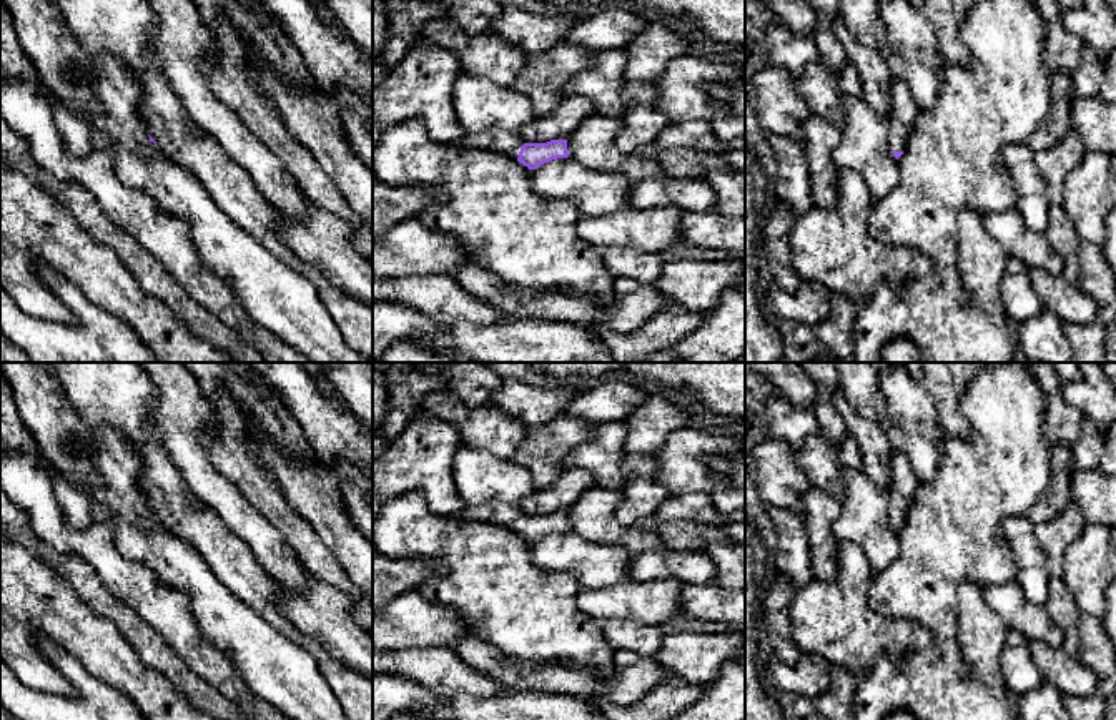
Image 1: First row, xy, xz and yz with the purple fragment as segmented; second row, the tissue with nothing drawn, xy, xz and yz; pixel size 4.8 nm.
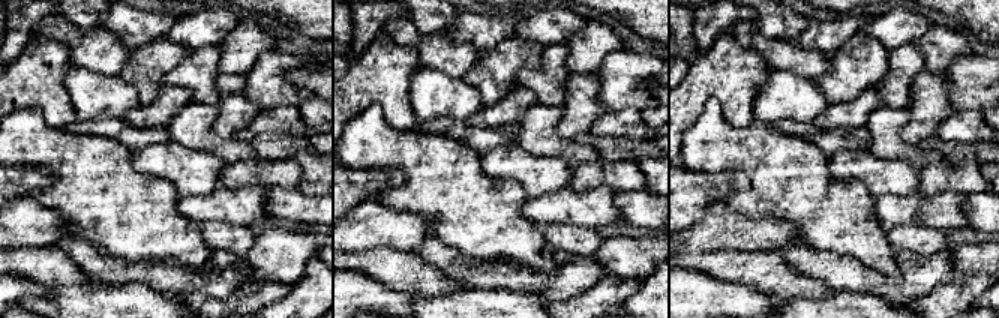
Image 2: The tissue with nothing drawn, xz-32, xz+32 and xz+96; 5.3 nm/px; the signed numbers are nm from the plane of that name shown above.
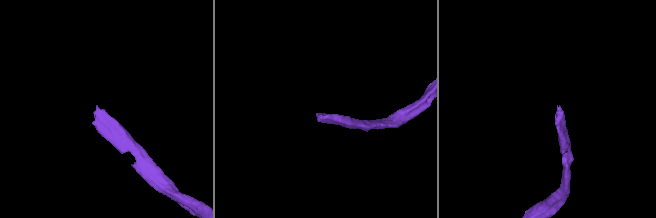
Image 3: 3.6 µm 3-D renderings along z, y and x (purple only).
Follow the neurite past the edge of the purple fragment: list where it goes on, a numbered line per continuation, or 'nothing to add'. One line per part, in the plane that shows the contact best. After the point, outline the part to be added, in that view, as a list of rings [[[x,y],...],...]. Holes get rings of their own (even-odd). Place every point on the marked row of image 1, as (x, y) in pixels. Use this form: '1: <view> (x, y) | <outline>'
1: xz (496, 140) | [[[492,128],[481,133],[464,135],[454,145],[469,150],[491,150],[496,153],[504,153],[512,160],[517,160],[524,143],[526,141],[517,133]]]

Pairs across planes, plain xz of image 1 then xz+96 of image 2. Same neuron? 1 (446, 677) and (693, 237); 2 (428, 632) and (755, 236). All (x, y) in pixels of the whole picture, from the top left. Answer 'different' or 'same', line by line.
1: different
2: same

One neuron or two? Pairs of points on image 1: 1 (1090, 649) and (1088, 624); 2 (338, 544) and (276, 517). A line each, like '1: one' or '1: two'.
1: one
2: two

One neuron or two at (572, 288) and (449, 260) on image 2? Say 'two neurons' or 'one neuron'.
one neuron

